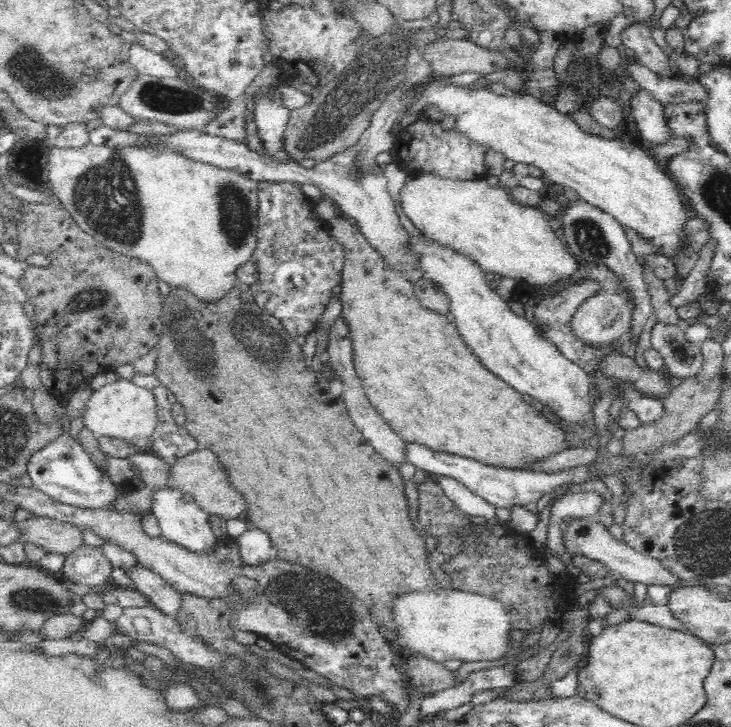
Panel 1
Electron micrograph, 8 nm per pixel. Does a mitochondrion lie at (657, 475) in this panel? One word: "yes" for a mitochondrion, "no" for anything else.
no

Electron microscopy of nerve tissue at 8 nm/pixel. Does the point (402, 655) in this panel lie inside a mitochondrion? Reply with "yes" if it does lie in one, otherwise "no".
no

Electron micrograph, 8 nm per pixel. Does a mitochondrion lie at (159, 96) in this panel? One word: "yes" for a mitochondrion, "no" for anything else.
yes

